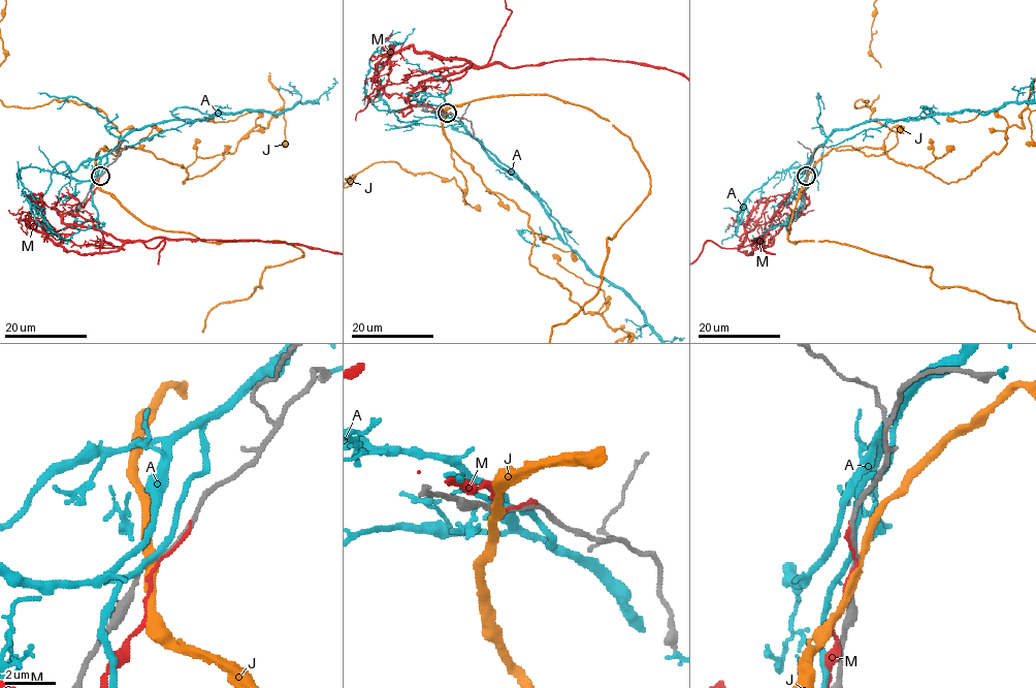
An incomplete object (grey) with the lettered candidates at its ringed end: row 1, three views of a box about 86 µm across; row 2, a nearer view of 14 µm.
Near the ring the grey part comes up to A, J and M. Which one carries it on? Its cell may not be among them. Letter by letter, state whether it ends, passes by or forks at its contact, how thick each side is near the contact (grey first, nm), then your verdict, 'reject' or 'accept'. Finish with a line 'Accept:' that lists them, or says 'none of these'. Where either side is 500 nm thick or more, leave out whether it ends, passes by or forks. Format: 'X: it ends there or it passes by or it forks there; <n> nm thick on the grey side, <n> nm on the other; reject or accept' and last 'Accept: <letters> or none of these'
A: it passes by; 170 nm thick on the grey side, 200 nm on the other; accept
J: it passes by; 170 nm thick on the grey side, 320 nm on the other; reject
M: it ends there; 180 nm thick on the grey side, 170 nm on the other; reject
Accept: A

